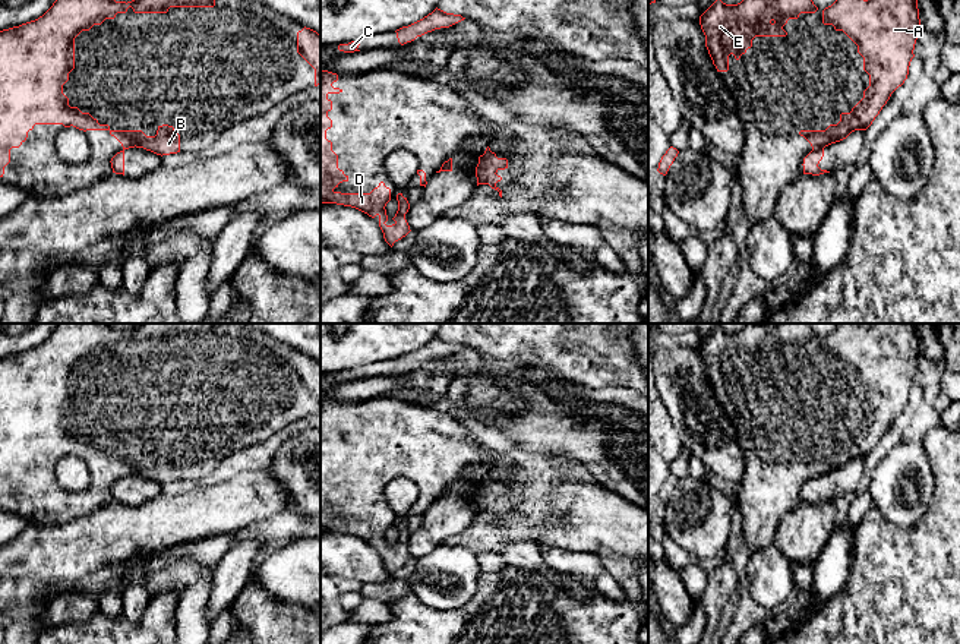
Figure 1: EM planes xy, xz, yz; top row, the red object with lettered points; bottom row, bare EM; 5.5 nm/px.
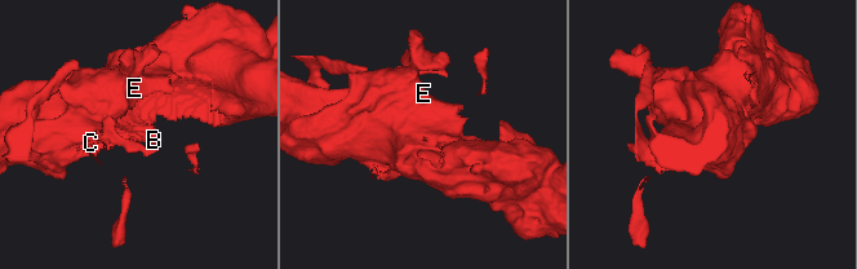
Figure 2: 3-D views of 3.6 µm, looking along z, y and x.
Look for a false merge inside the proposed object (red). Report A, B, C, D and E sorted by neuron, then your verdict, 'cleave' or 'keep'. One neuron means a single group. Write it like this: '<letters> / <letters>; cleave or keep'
A B D E / C; cleave

